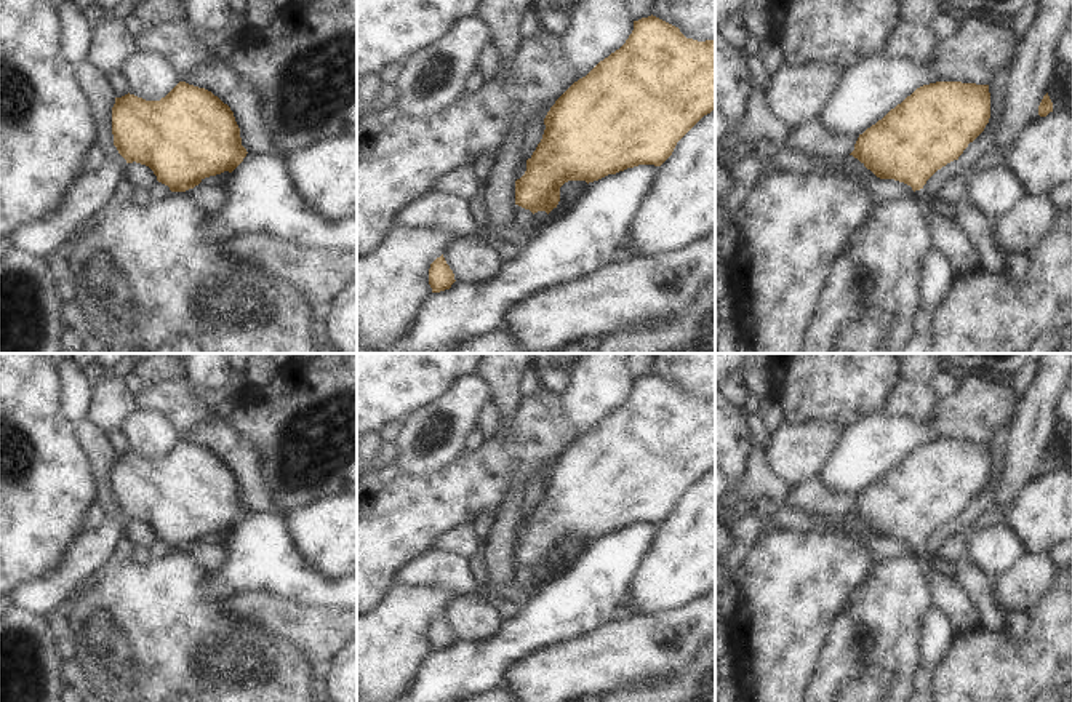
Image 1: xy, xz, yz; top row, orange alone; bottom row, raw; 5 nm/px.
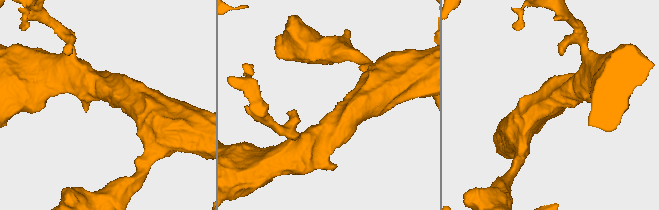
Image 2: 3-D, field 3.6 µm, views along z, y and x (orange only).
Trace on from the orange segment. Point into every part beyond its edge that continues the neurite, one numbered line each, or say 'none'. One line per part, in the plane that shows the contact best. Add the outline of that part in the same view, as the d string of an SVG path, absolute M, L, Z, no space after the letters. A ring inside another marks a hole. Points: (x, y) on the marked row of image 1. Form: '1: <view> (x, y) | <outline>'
1: yz (948, 237) | M925 185L915 190L914 195L928 221L933 246L947 256L952 273L955 277L974 273L979 269L981 256L968 235L955 222L931 208L933 197L926 193Z

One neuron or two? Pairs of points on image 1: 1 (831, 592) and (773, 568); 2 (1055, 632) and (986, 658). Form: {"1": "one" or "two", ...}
{"1": "one", "2": "one"}

